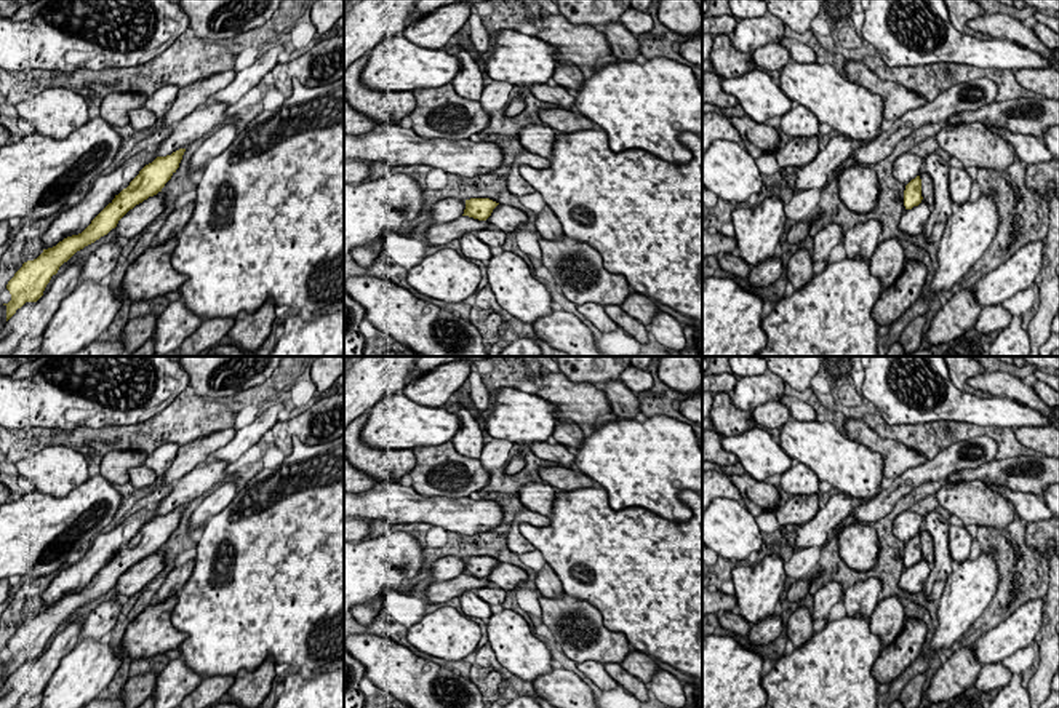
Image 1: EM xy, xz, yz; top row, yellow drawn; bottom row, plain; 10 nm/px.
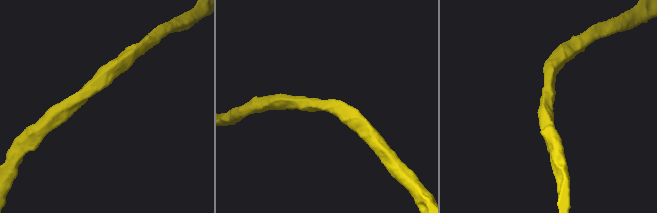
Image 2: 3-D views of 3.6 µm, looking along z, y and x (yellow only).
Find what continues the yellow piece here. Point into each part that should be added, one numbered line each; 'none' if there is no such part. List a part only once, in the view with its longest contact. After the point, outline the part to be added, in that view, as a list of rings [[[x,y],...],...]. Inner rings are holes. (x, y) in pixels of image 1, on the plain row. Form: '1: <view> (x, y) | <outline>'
none

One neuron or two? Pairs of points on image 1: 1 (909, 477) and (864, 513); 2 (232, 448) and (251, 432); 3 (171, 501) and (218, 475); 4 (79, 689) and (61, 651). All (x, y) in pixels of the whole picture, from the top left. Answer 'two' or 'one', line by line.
1: one
2: one
3: one
4: two

